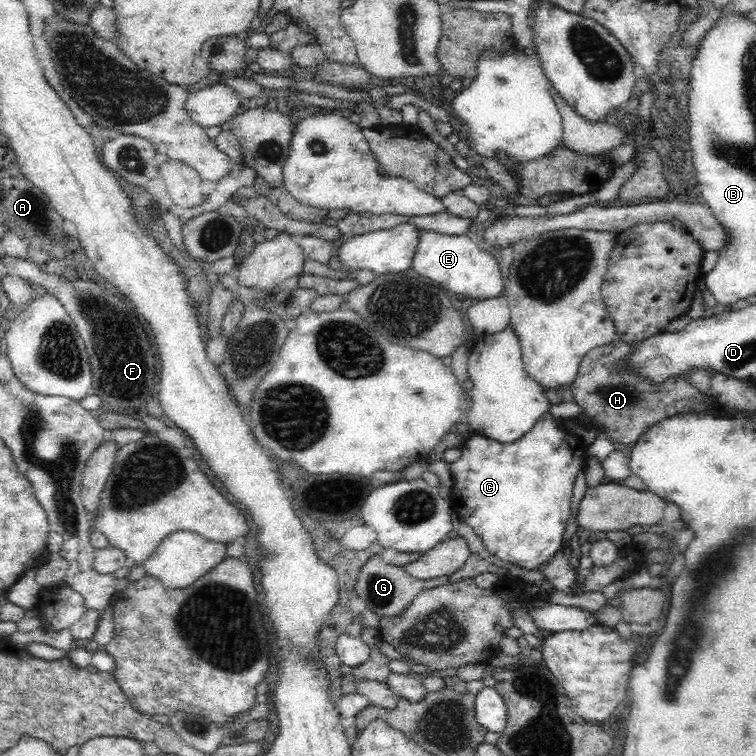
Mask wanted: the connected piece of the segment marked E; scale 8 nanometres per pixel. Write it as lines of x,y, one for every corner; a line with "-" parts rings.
420,230
409,273
434,282
447,293
462,294
465,298
476,298
480,301
494,299
506,290
506,277
499,268
497,254
467,235
450,236
440,232

